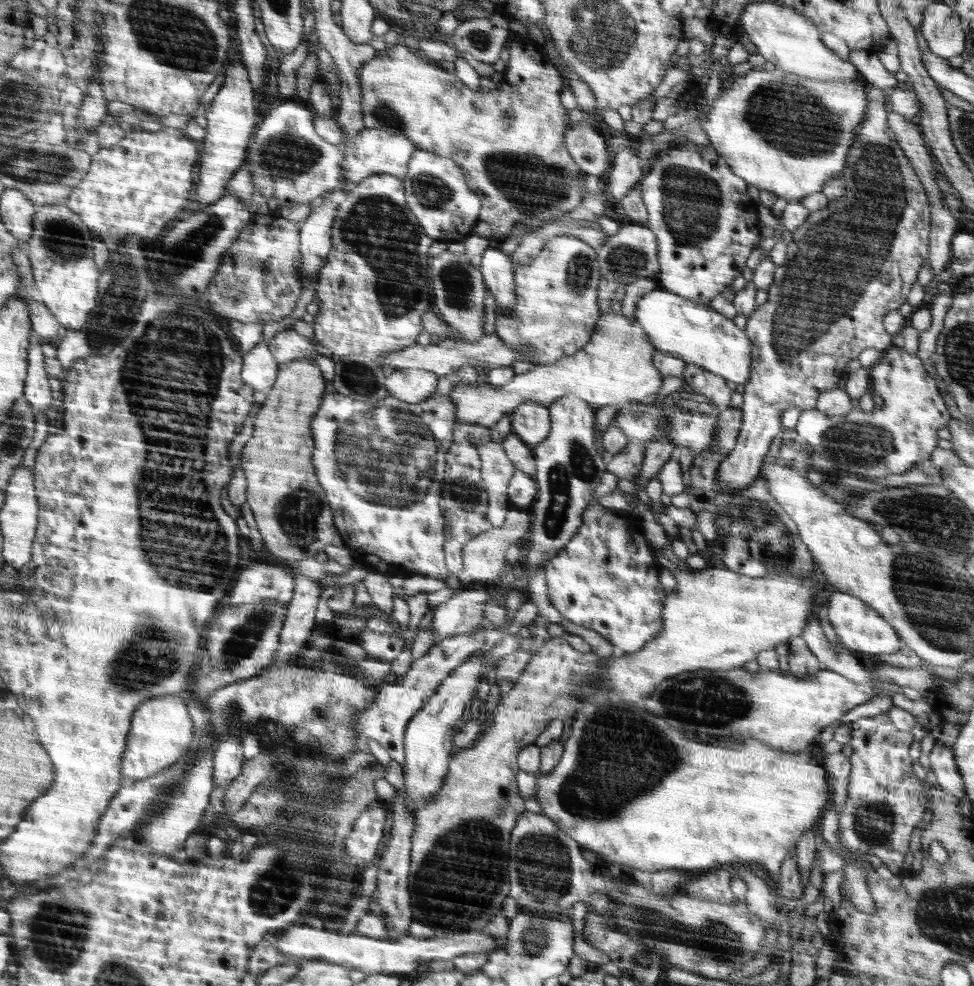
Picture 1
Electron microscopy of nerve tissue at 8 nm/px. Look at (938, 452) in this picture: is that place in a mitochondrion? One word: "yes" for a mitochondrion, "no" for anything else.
no

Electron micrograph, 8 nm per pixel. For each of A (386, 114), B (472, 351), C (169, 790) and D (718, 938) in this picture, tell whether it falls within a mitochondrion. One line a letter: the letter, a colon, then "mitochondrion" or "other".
A: mitochondrion
B: other
C: other
D: mitochondrion

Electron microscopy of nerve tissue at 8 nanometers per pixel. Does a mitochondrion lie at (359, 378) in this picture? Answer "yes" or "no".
yes

